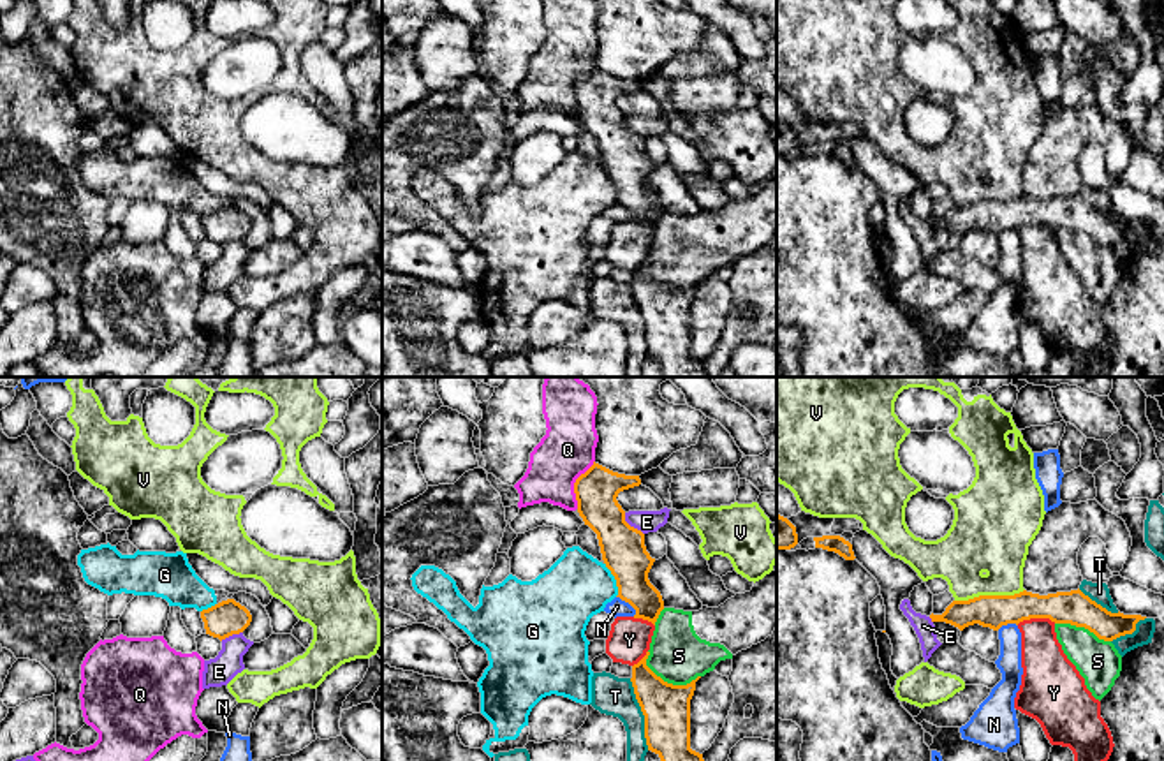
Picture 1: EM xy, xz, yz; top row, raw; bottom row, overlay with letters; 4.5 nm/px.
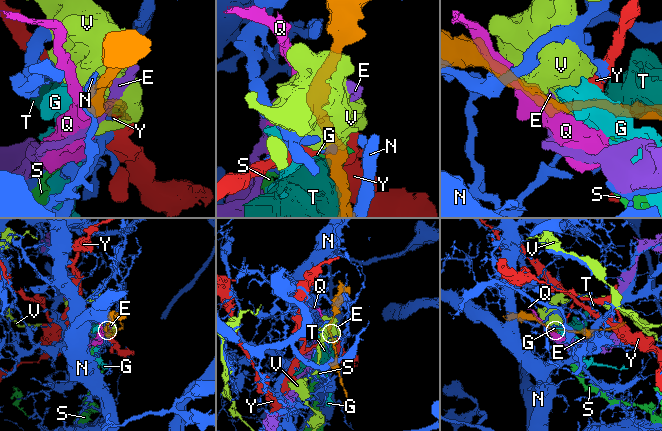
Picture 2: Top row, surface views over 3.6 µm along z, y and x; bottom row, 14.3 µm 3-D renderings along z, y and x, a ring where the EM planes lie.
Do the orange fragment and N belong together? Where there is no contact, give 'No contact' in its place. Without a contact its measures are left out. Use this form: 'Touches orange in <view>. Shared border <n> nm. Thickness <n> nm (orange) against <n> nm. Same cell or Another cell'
Touches orange in xz. Shared border 130 nm. Thickness 200 nm (orange) against 80 nm. Another cell

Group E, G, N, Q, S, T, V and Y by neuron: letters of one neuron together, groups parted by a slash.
E / G / N / Q / S / T / V / Y

